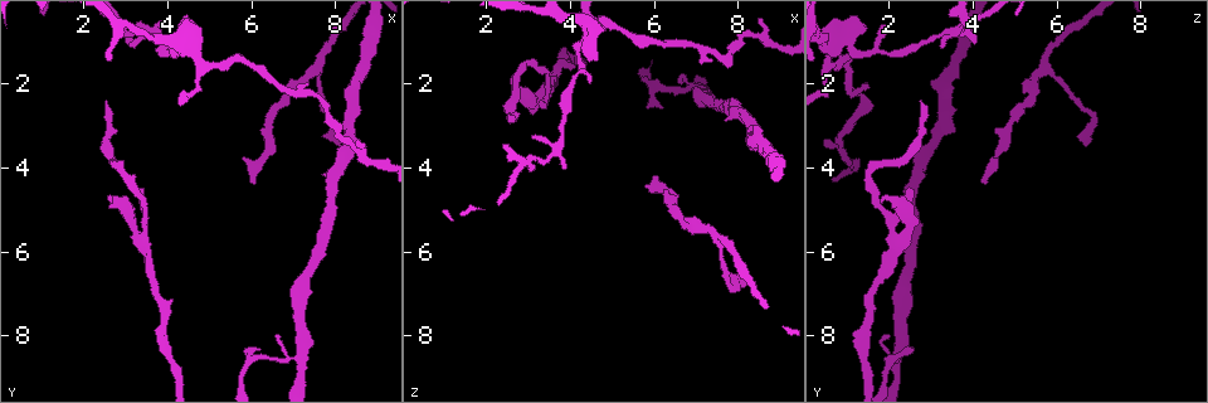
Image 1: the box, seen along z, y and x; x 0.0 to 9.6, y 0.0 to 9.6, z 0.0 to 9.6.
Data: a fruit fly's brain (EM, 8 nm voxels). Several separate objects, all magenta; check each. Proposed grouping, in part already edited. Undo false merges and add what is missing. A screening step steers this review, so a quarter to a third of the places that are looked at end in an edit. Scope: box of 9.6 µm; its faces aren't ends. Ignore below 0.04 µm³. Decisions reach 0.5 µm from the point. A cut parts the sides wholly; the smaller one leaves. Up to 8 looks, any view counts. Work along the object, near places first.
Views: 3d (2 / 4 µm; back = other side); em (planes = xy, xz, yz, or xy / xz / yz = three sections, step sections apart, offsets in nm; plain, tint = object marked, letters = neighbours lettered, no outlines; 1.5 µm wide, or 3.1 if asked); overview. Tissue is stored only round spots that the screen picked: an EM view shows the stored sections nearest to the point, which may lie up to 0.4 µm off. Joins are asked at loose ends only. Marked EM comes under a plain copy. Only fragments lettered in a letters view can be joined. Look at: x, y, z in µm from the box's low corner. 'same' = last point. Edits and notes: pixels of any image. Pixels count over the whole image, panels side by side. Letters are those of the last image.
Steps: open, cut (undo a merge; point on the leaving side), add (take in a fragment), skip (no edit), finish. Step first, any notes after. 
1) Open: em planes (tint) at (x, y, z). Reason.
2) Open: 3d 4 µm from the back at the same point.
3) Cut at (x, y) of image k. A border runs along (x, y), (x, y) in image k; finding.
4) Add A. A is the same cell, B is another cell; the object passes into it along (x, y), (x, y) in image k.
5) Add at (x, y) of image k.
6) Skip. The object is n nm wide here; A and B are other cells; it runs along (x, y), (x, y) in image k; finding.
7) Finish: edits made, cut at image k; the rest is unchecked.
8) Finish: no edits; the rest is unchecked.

Open: em planes (letters) at (2.90, 0.60, 3.90). Branch point.

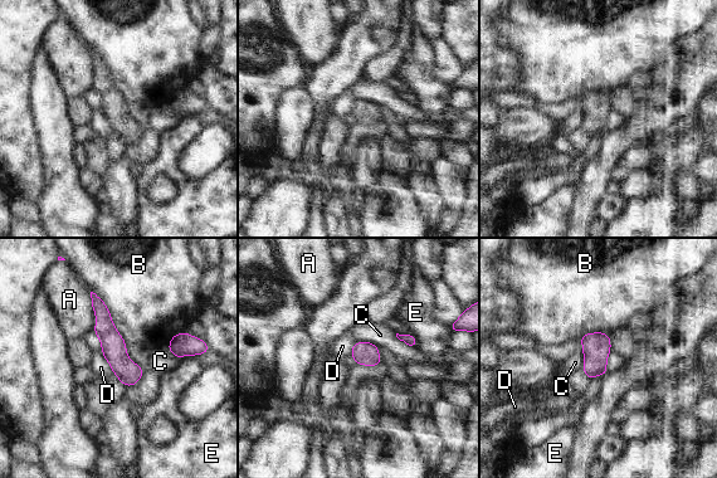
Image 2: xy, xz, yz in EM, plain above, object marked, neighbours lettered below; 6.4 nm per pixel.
Skip. The object is 140 nm wide here; A, B, C, D and E are other cells; it runs along (94, 298), (115, 354), (132, 381) in image 2; one cell here.

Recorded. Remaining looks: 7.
Open: em xy step 8 (letters) at (5.20, 1.60, 0.70). Three arms meet.

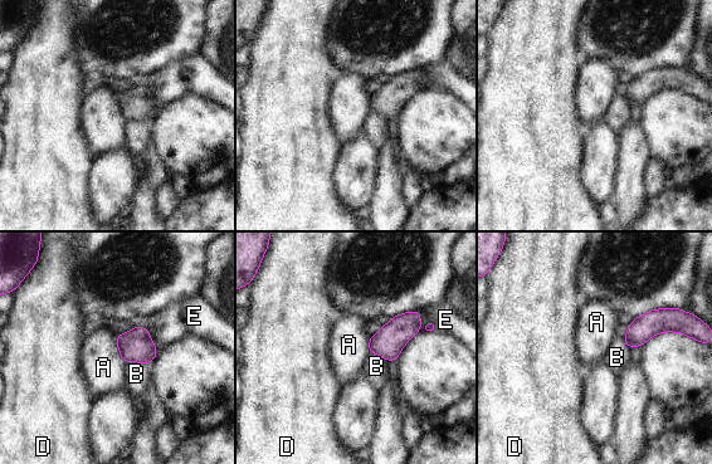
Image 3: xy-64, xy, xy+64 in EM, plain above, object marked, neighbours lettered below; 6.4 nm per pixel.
Open: em planes (letters) at the same point. Another direction.

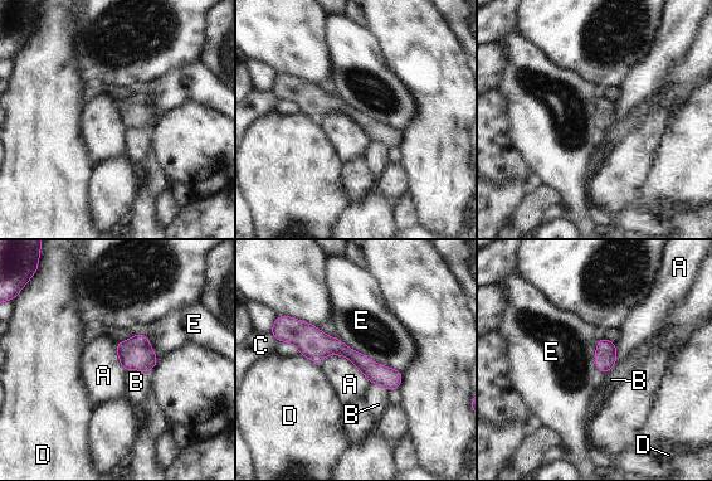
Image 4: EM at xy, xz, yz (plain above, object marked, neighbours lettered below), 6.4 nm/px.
Skip. A, B, C, D and E are other cells; it runs along (286, 334), (335, 345), (398, 380) in image 4; continuous, no second cell.

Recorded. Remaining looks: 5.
Open: em planes (letters) at (6.05, 4.35, 4.30). Free end.

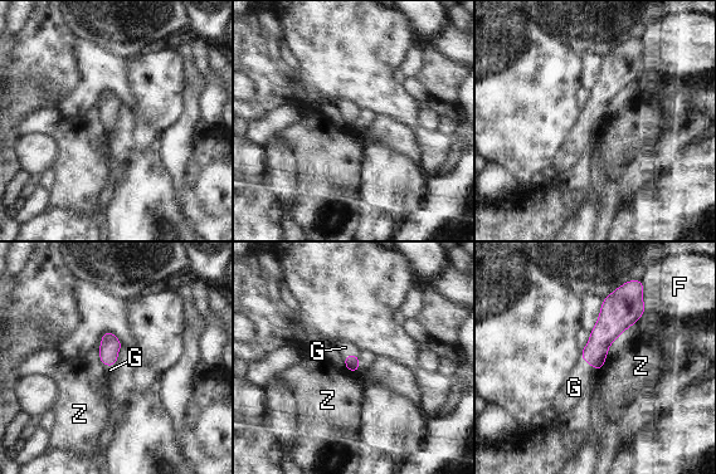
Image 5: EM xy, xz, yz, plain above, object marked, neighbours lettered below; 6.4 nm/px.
Add G. G is the same cell, F and Z are other cells; the object passes into it along (607, 330), (589, 363), (574, 387) in image 5; it goes on there.

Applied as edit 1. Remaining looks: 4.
Finish: edits made, add at image 5; the rest is unchecked.

